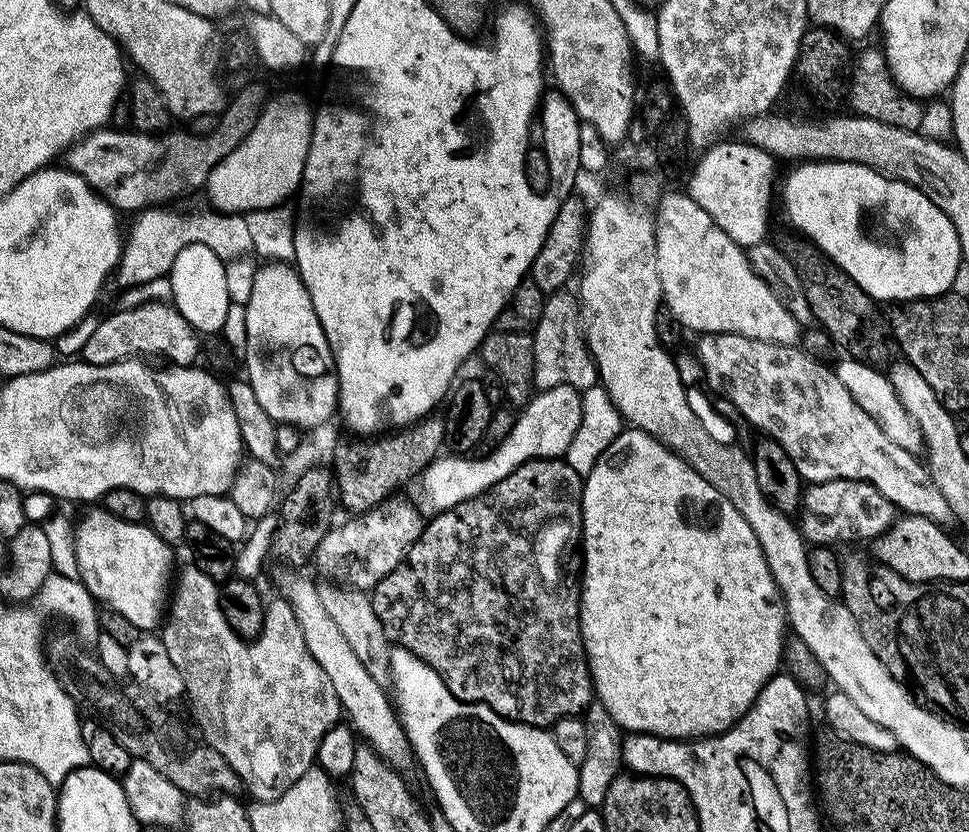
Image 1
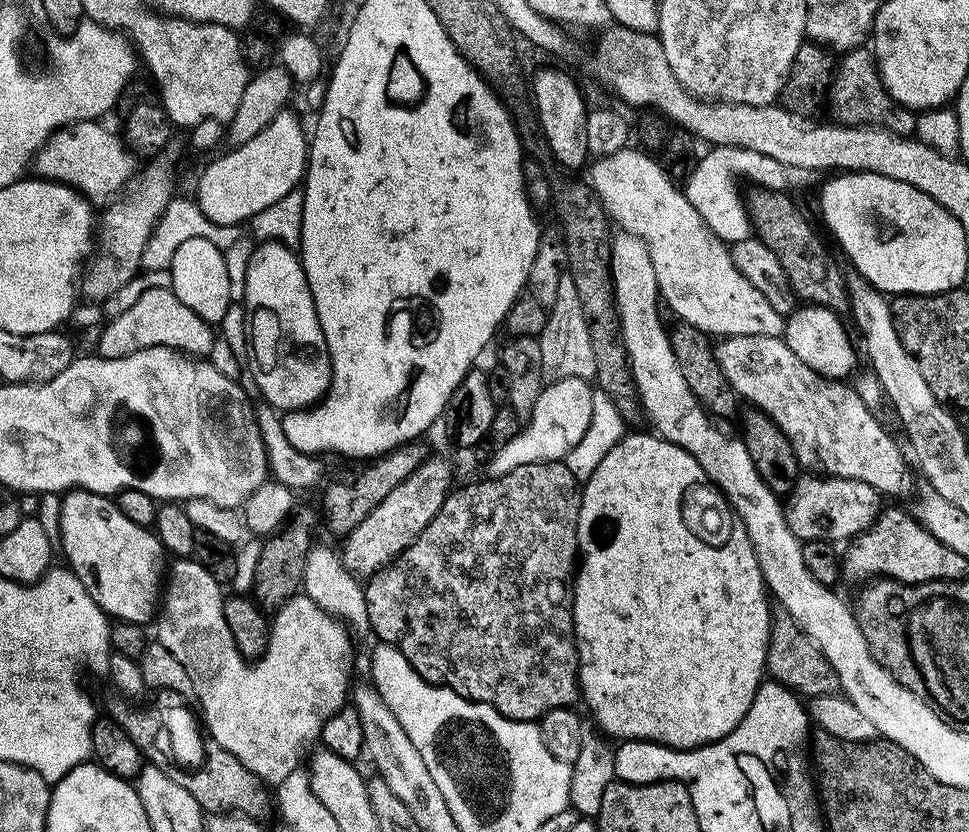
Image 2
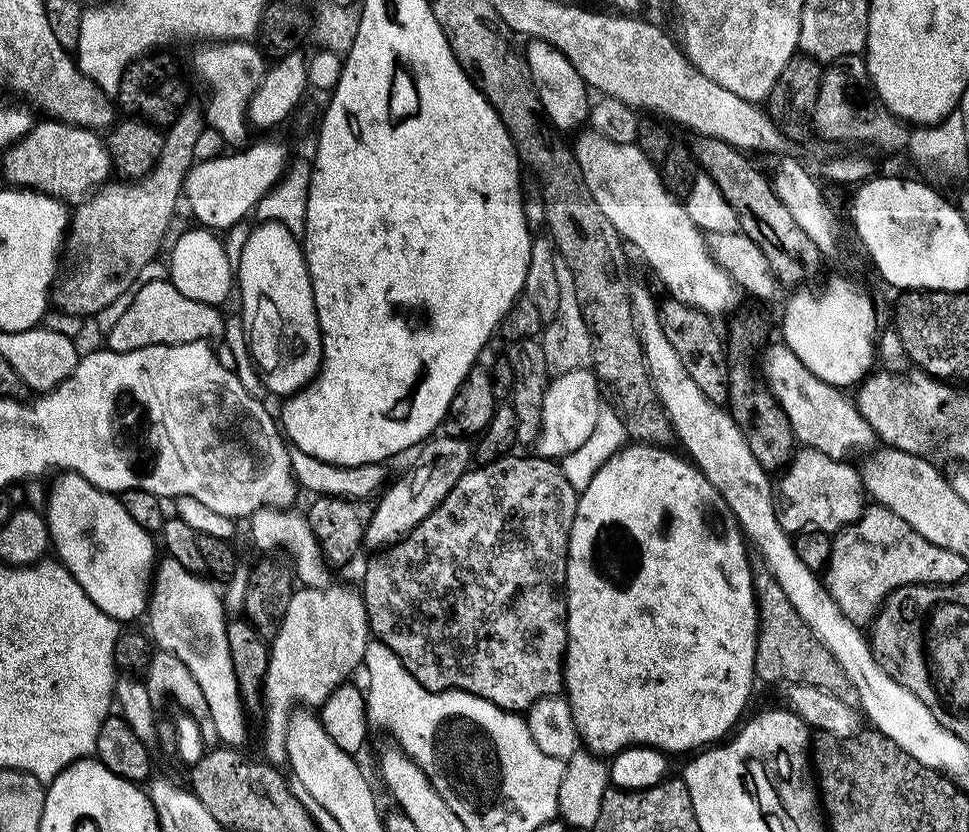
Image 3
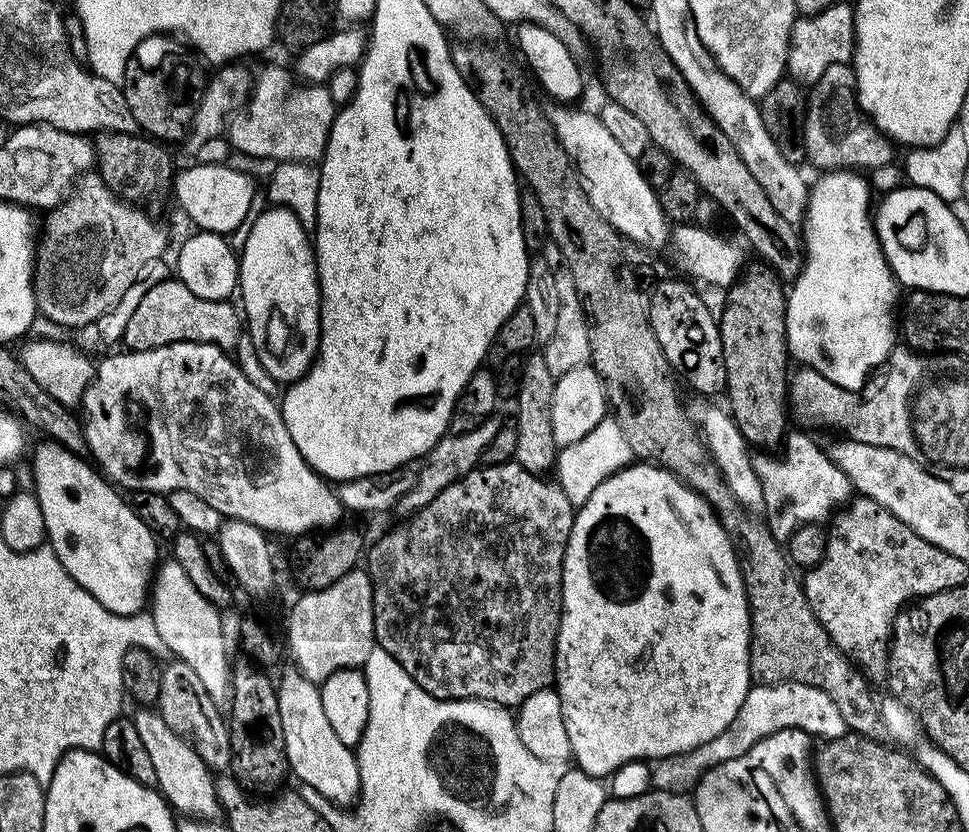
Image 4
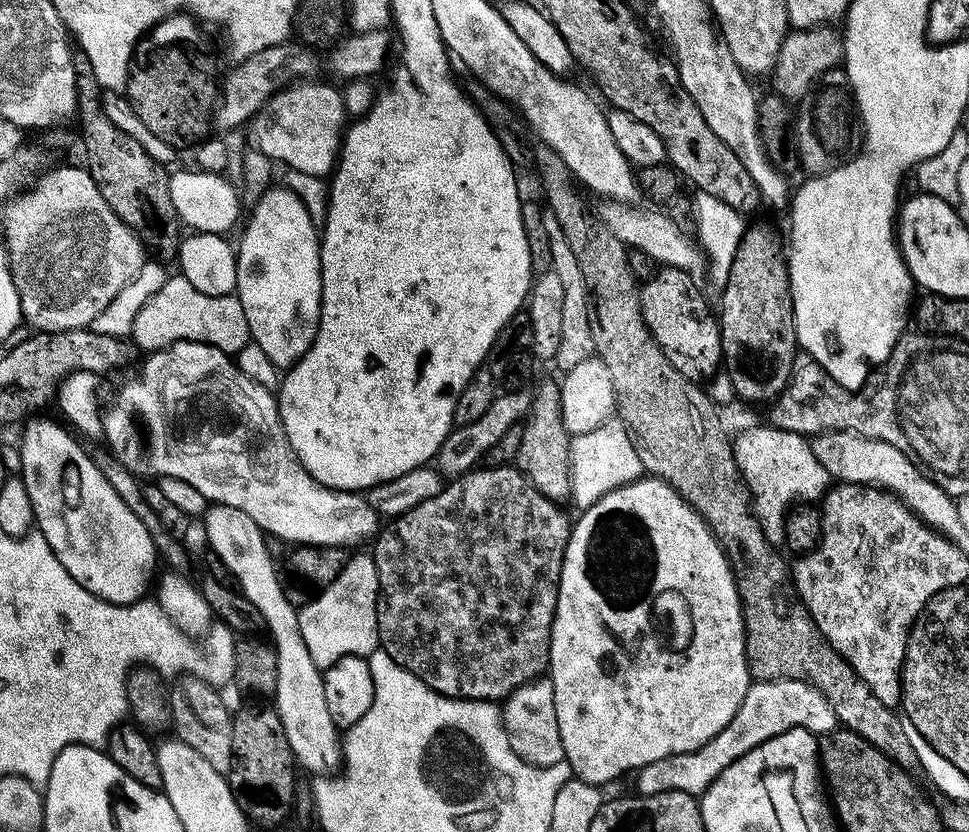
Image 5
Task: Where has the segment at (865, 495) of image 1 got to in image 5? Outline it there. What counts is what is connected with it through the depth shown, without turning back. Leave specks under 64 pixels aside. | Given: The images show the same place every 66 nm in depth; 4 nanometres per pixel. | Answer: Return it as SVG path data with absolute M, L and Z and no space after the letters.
M768 422L742 429L736 440L734 436L731 446L738 470L748 485L760 529L773 546L783 545L784 520L790 508L788 503L799 496L805 496L804 500L808 502L819 501L830 487L828 471L818 458L814 458L811 443L801 433L773 428Z

